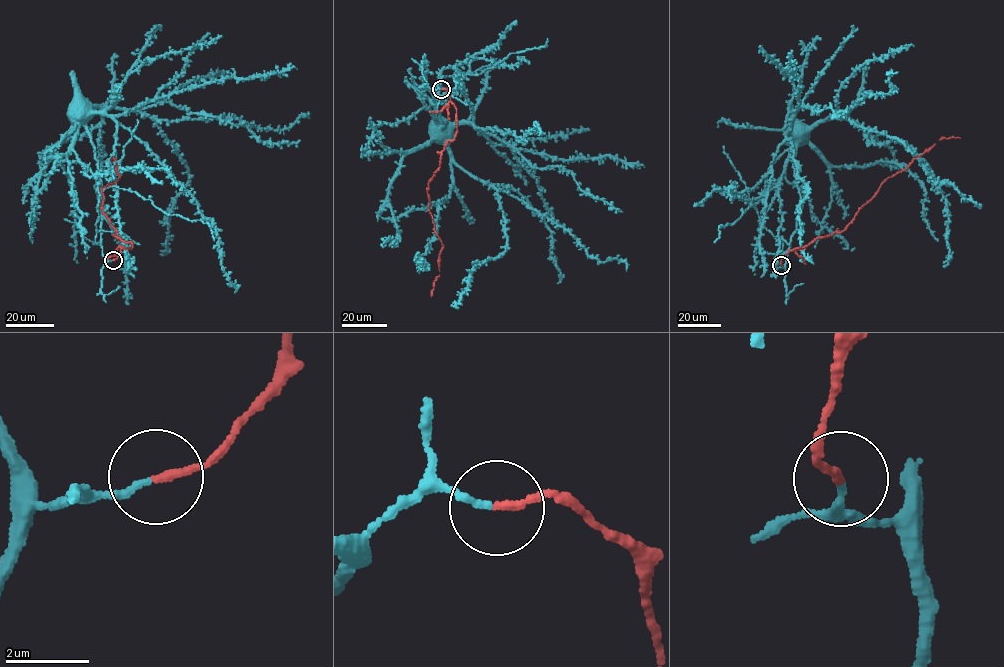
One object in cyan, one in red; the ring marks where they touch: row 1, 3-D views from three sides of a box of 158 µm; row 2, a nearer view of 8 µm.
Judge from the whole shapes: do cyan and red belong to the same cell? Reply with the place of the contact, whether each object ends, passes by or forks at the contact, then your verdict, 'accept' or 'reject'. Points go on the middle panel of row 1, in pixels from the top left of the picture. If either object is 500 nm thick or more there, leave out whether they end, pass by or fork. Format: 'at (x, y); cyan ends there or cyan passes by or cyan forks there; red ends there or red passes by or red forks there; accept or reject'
at (441, 89); cyan ends there; red ends there; accept

